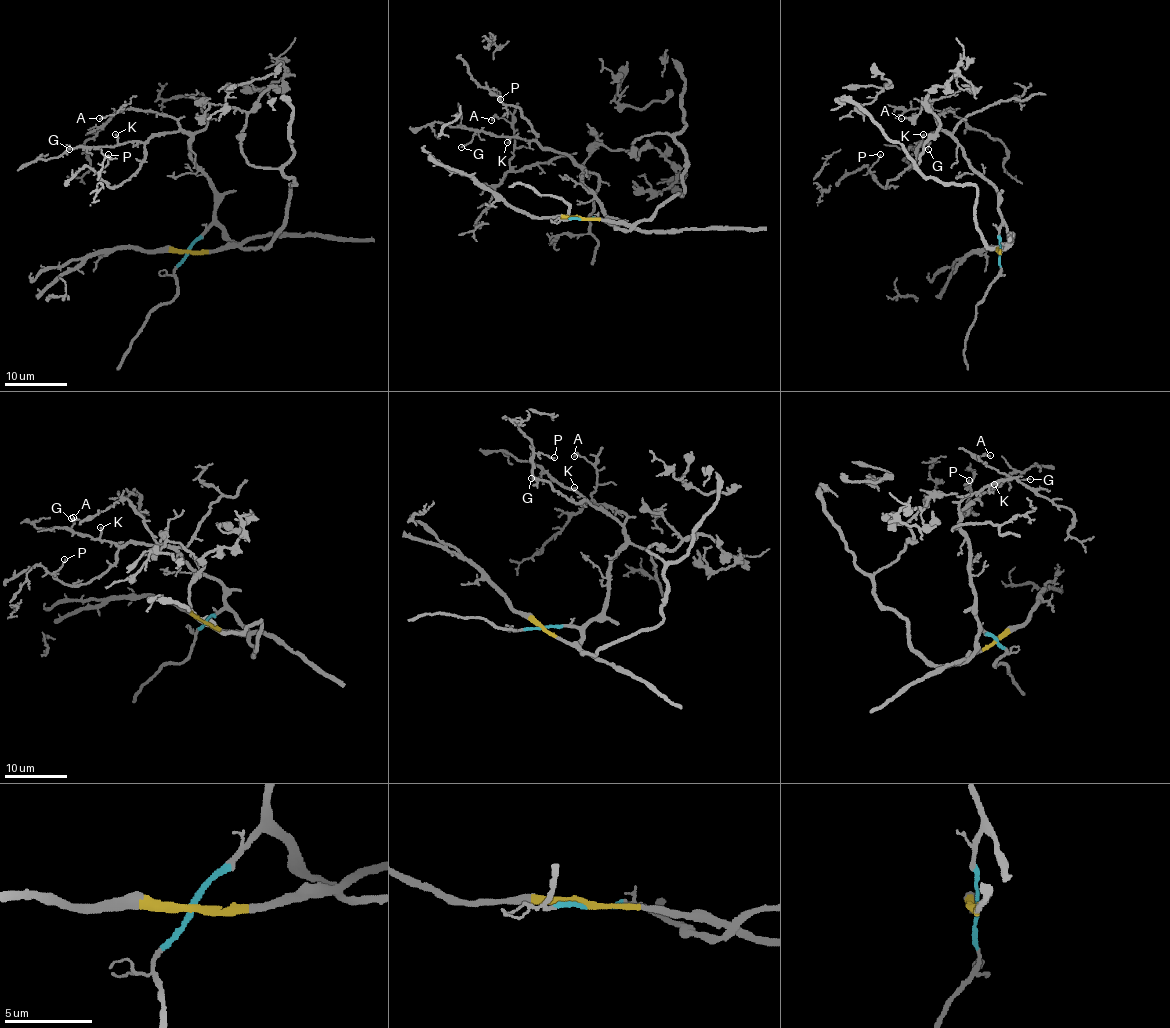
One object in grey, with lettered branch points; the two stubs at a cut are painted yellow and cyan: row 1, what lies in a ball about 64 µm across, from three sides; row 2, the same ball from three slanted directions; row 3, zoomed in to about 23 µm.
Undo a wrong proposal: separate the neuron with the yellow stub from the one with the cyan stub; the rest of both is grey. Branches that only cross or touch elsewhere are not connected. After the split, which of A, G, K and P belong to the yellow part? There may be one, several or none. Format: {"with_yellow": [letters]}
{"with_yellow": []}

